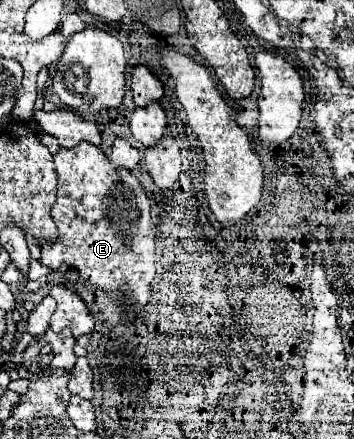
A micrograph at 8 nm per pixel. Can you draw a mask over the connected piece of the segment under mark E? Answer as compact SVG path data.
M81 142L75 148L61 148L53 162L59 176L57 202L53 206L59 238L51 246L41 246L41 264L55 270L61 262L67 262L95 288L119 288L123 296L133 300L135 310L143 308L155 296L151 292L151 274L155 274L155 224L149 220L149 200L143 186L129 170L115 170L107 156L89 142Z

